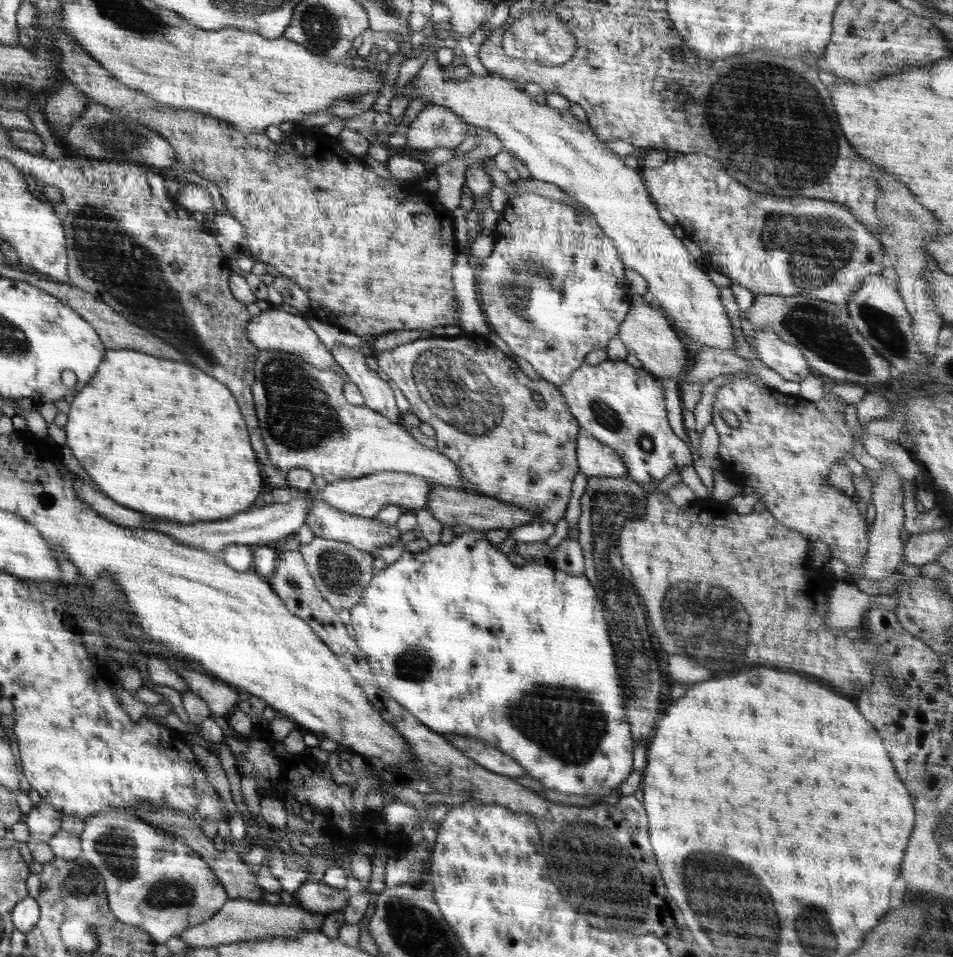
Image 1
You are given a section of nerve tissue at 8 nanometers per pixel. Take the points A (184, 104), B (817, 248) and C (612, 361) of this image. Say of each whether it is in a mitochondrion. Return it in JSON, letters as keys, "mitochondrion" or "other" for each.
{"A":"other","B":"mitochondrion","C":"other"}

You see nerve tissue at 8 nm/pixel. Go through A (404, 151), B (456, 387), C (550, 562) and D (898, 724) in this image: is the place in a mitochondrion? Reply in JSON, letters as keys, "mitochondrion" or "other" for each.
{"A":"other","B":"mitochondrion","C":"other","D":"other"}

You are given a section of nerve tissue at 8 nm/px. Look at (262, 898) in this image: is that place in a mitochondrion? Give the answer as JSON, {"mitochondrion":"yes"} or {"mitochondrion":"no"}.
{"mitochondrion":"no"}

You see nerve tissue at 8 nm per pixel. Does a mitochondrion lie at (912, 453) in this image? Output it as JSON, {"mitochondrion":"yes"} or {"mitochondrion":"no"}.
{"mitochondrion":"no"}

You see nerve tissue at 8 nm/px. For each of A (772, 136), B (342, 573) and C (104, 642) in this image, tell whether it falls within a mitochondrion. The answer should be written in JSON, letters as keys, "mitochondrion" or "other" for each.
{"A":"mitochondrion","B":"mitochondrion","C":"mitochondrion"}

